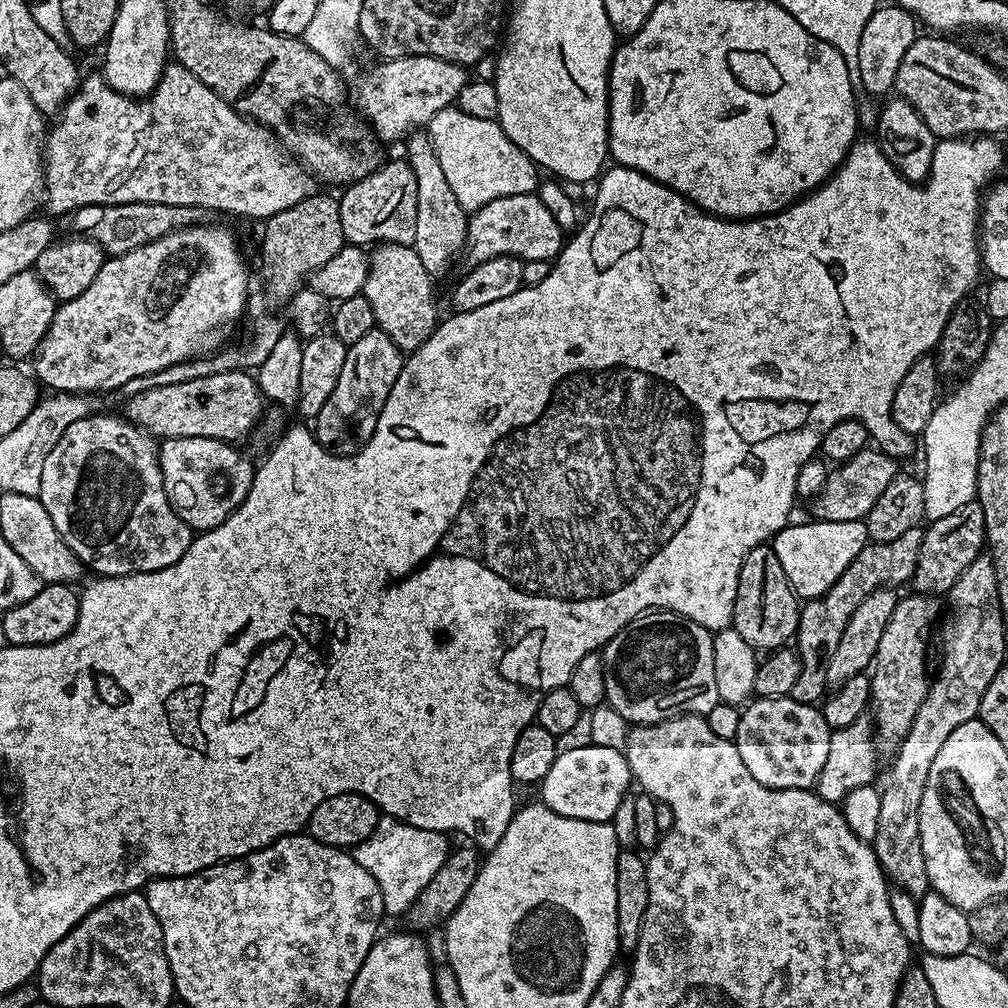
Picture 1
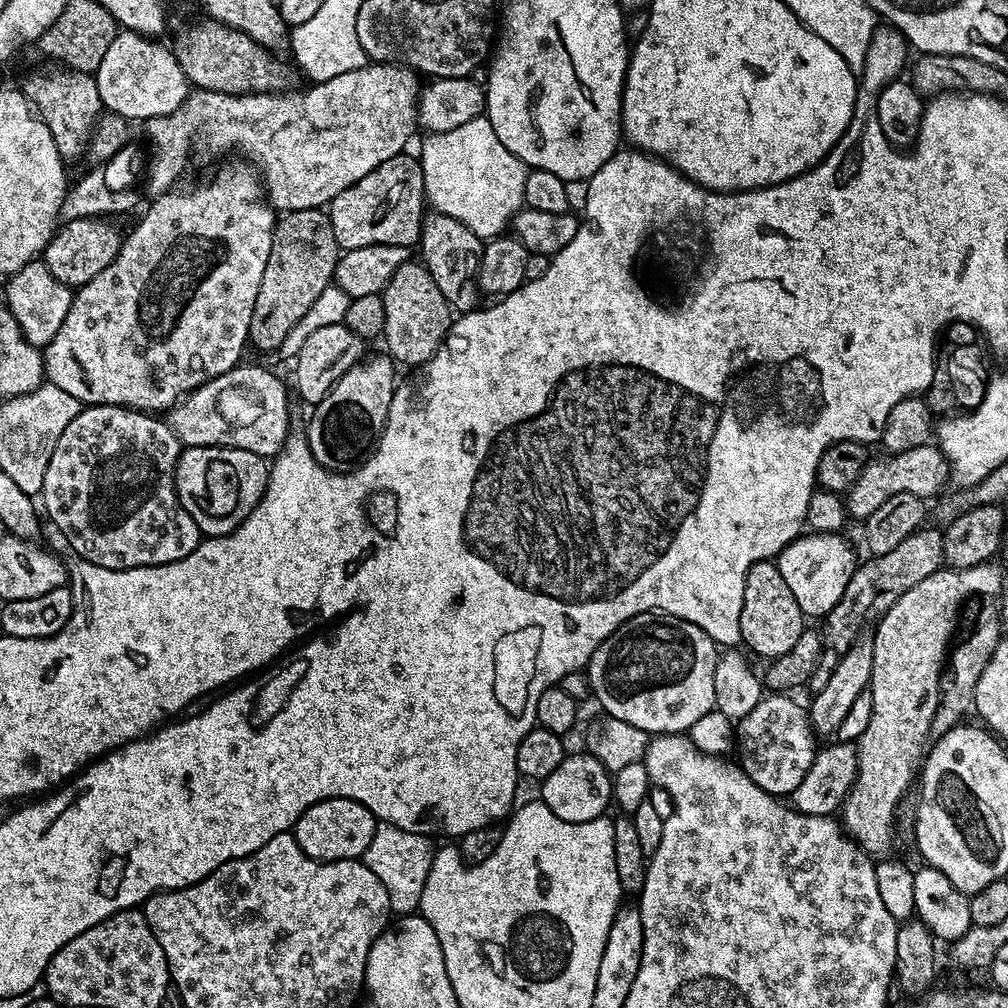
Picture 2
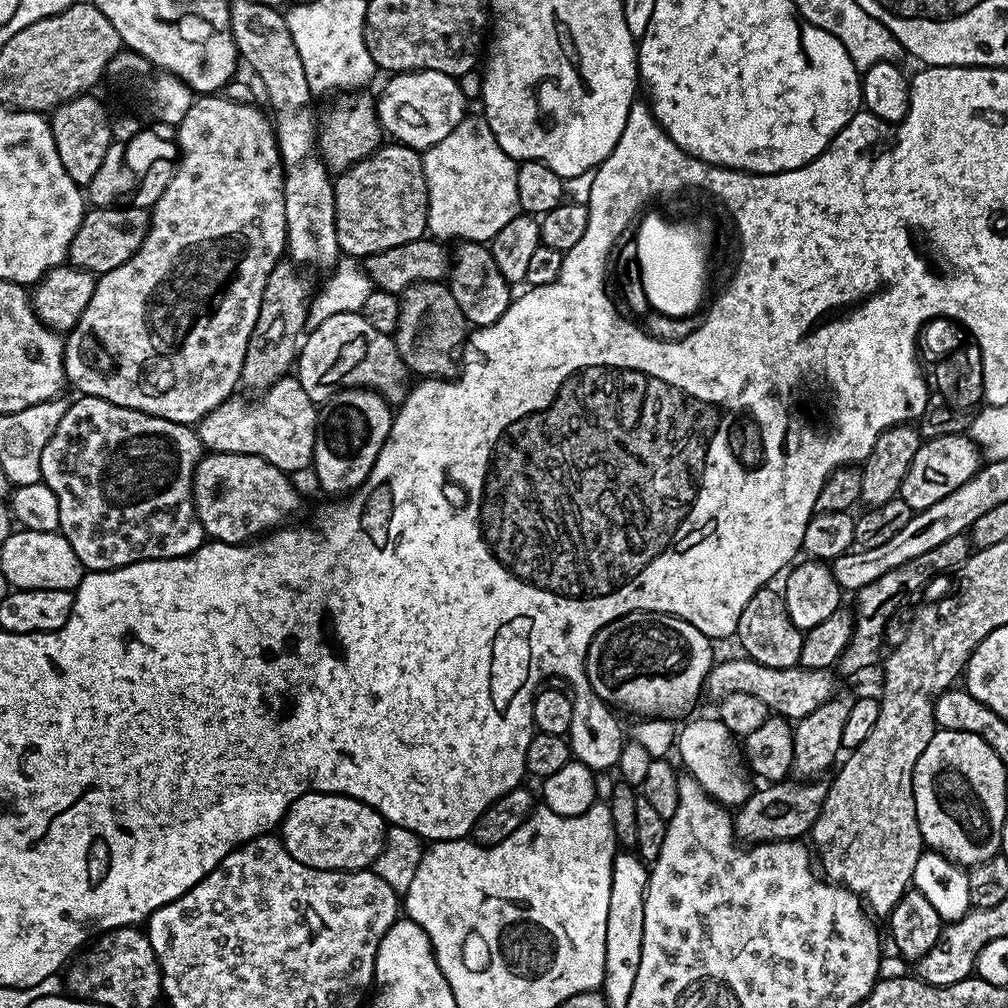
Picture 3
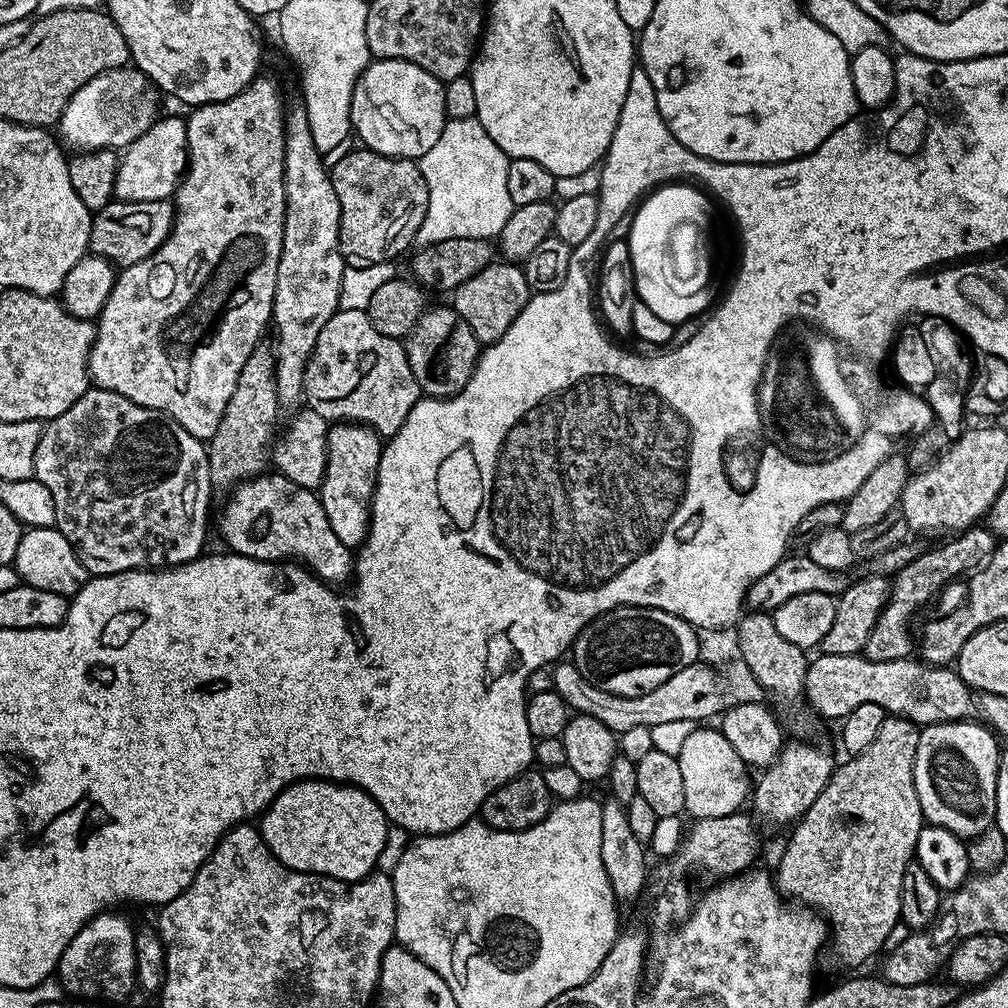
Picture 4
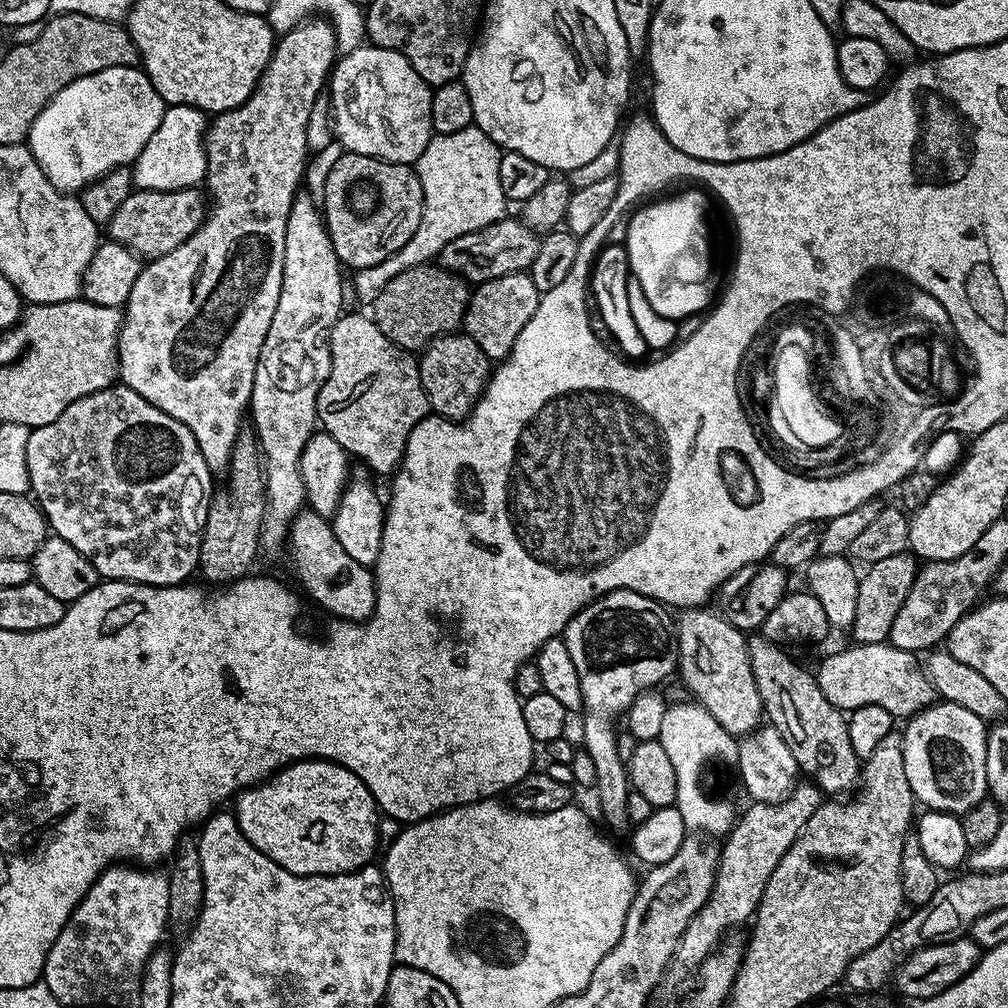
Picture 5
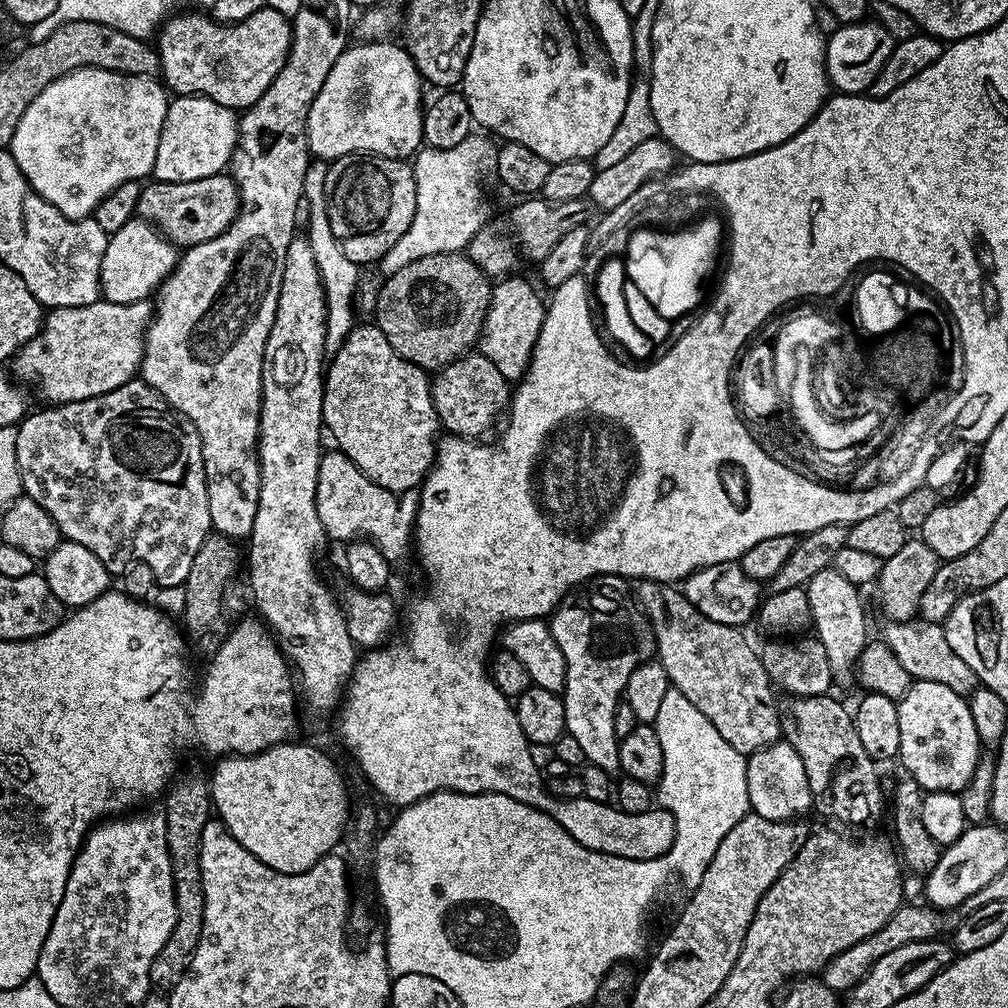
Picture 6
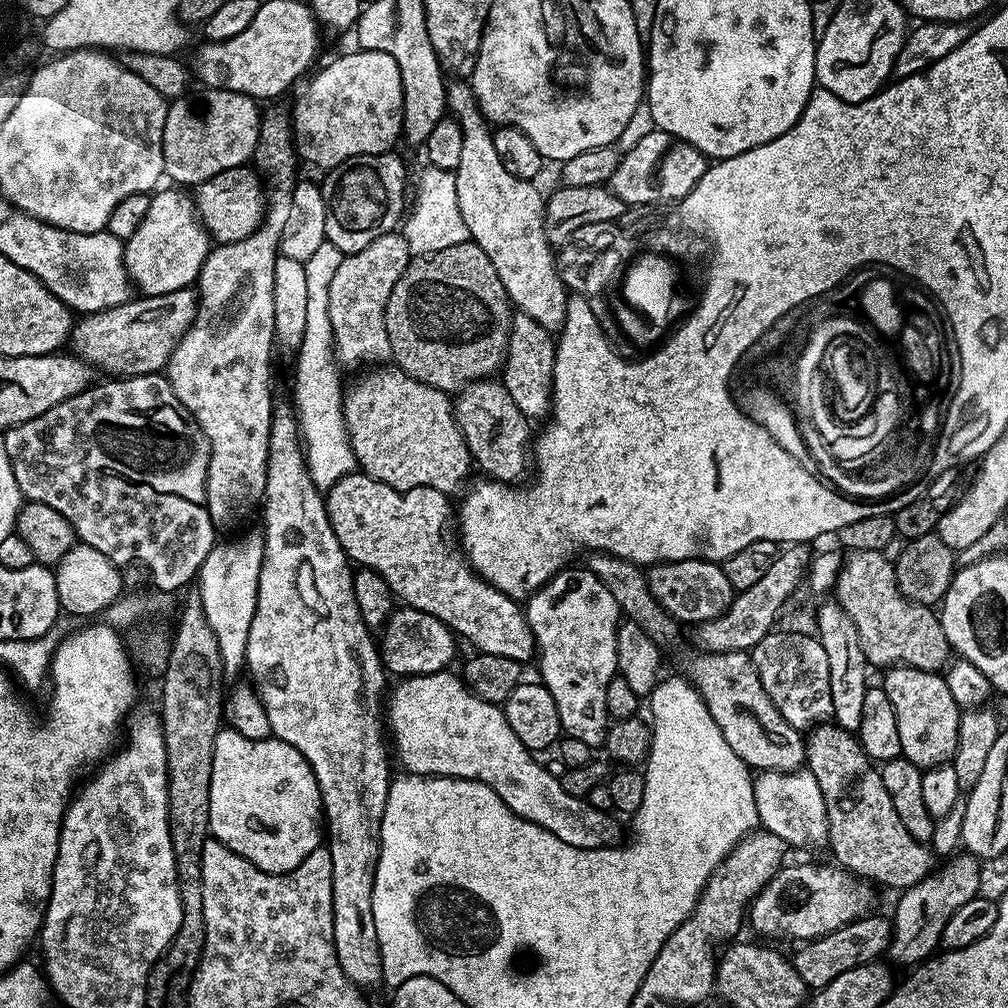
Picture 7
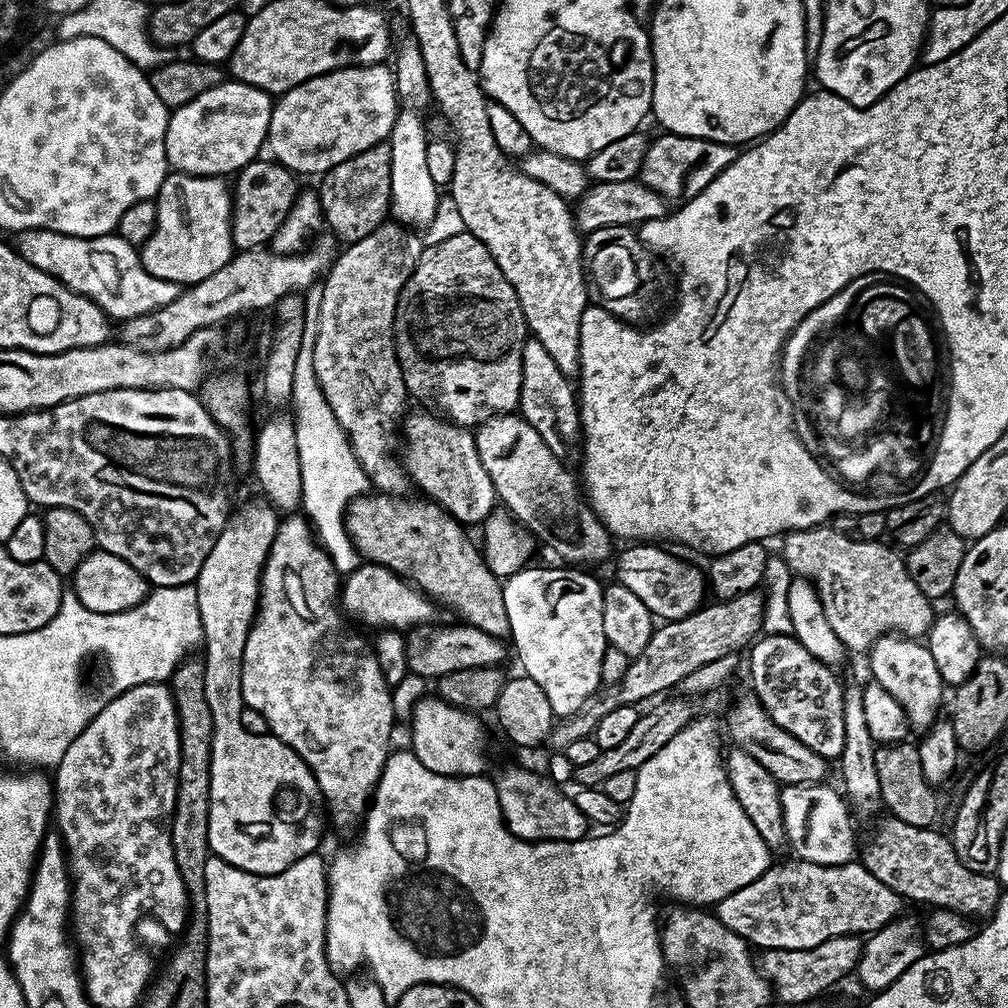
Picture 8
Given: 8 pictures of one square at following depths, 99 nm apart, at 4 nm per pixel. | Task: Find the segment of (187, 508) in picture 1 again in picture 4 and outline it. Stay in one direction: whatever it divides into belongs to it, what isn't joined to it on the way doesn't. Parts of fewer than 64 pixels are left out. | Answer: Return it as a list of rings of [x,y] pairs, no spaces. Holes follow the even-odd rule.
[[[261,474],[244,480],[231,489],[228,501],[220,512],[220,532],[224,535],[227,547],[240,556],[249,556],[255,560],[275,560],[277,562],[299,562],[329,586],[341,586],[353,579],[354,552],[334,535],[330,521],[326,519],[326,510],[322,510],[319,495],[313,489],[298,486],[290,478],[279,474]]]

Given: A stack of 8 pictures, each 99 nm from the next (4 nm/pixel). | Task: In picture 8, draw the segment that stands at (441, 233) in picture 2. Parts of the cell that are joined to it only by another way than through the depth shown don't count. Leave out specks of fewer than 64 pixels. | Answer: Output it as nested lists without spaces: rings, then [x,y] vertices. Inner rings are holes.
[[[534,338],[525,340],[522,346],[522,390],[518,412],[530,426],[534,426],[534,430],[538,430],[538,434],[542,434],[546,446],[554,450],[572,448],[575,444],[577,447],[582,436],[577,389],[573,381],[558,370],[558,362],[550,358],[546,346]]]

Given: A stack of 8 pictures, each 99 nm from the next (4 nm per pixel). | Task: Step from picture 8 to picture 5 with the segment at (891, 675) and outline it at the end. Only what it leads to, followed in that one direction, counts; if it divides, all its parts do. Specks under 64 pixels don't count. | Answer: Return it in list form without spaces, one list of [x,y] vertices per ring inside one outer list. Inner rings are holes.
[[[934,702],[929,708],[924,708],[916,713],[907,721],[908,724],[902,728],[904,738],[904,761],[906,762],[906,782],[910,782],[910,790],[913,797],[917,801],[924,803],[925,809],[933,812],[951,812],[953,814],[963,814],[969,812],[974,806],[978,806],[978,802],[982,802],[988,796],[988,783],[986,782],[986,738],[988,737],[988,728],[986,721],[978,718],[978,714],[970,714],[970,710],[966,710],[963,706],[957,704],[949,704],[947,702]]]

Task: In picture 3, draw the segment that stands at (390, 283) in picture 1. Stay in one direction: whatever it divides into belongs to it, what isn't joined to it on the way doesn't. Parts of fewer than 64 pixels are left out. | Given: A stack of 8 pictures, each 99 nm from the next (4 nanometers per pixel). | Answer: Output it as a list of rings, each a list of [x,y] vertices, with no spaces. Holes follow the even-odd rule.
[[[422,282],[399,293],[400,313],[393,340],[409,373],[420,378],[452,378],[458,372],[458,357],[470,332],[468,319],[458,310],[447,283]]]

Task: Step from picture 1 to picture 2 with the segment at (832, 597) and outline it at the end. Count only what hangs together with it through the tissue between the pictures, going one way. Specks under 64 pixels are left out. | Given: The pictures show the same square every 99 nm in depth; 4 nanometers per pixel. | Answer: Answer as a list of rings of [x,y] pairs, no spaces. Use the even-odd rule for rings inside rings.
[[[939,527],[927,528],[911,532],[905,540],[898,542],[898,546],[894,546],[894,550],[890,550],[890,554],[868,558],[865,564],[863,561],[854,570],[850,582],[846,582],[846,590],[842,593],[838,606],[834,606],[834,610],[823,617],[824,652],[820,655],[820,665],[806,685],[809,693],[814,694],[826,686],[838,654],[846,651],[863,633],[860,631],[867,620],[879,620],[886,610],[890,610],[890,606],[894,606],[894,602],[898,602],[898,598],[902,598],[902,594],[906,594],[906,590],[910,590],[910,586],[922,582],[922,578],[930,578],[930,574],[934,574],[944,564],[944,533]]]

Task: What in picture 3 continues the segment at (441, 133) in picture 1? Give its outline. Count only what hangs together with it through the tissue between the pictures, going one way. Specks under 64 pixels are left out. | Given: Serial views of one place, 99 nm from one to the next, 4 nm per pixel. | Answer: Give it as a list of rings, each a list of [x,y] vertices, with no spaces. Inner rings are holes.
[[[465,115],[462,122],[458,122],[458,126],[454,126],[454,130],[450,130],[450,134],[446,134],[446,138],[442,138],[442,142],[438,142],[433,148],[427,149],[423,153],[424,158],[424,177],[426,178],[426,186],[428,187],[428,232],[435,239],[441,242],[452,241],[481,241],[491,242],[498,234],[498,230],[502,230],[502,226],[506,226],[506,222],[510,222],[510,218],[514,218],[520,212],[520,203],[518,202],[518,190],[516,189],[516,169],[517,161],[512,159],[510,154],[506,154],[506,150],[502,150],[502,146],[498,146],[498,142],[494,138],[494,130],[490,130],[490,126],[479,115]]]

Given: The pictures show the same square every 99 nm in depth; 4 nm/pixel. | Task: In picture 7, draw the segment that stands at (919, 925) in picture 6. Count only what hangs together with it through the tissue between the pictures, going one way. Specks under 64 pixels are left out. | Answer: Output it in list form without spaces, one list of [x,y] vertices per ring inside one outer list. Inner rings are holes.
[[[867,914],[851,924],[842,925],[825,936],[818,937],[799,945],[796,956],[791,962],[798,974],[806,981],[809,989],[830,986],[838,974],[846,974],[846,970],[854,970],[854,966],[862,966],[879,961],[888,951],[892,942],[892,920],[889,917]]]

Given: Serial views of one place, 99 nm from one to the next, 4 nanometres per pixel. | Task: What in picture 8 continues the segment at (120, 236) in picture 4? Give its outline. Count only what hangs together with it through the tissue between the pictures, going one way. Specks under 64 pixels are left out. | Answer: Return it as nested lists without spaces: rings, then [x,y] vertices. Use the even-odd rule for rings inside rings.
[[[271,158],[254,159],[235,173],[234,191],[231,193],[232,242],[237,249],[259,248],[271,241],[296,200],[296,180],[297,177],[289,168],[283,168]]]

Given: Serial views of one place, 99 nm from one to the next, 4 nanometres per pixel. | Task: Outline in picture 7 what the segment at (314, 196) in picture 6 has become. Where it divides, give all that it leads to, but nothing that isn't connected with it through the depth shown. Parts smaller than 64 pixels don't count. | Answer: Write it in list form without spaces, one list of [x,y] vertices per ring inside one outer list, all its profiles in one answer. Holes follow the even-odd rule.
[[[325,239],[312,256],[304,262],[308,303],[303,342],[297,349],[294,374],[294,411],[300,426],[301,441],[311,480],[320,491],[326,492],[334,482],[357,469],[356,455],[349,442],[348,427],[344,418],[344,381],[335,362],[333,326],[329,316],[329,290],[334,275],[345,258],[333,243]]]

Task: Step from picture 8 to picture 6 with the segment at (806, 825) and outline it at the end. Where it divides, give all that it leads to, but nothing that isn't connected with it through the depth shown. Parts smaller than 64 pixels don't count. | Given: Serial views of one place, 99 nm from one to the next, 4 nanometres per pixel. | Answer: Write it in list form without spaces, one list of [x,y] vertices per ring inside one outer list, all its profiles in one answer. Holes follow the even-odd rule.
[[[777,742],[747,757],[746,790],[748,806],[755,815],[771,820],[794,820],[812,808],[810,782],[806,782],[806,766],[798,758],[798,750],[787,742]]]

